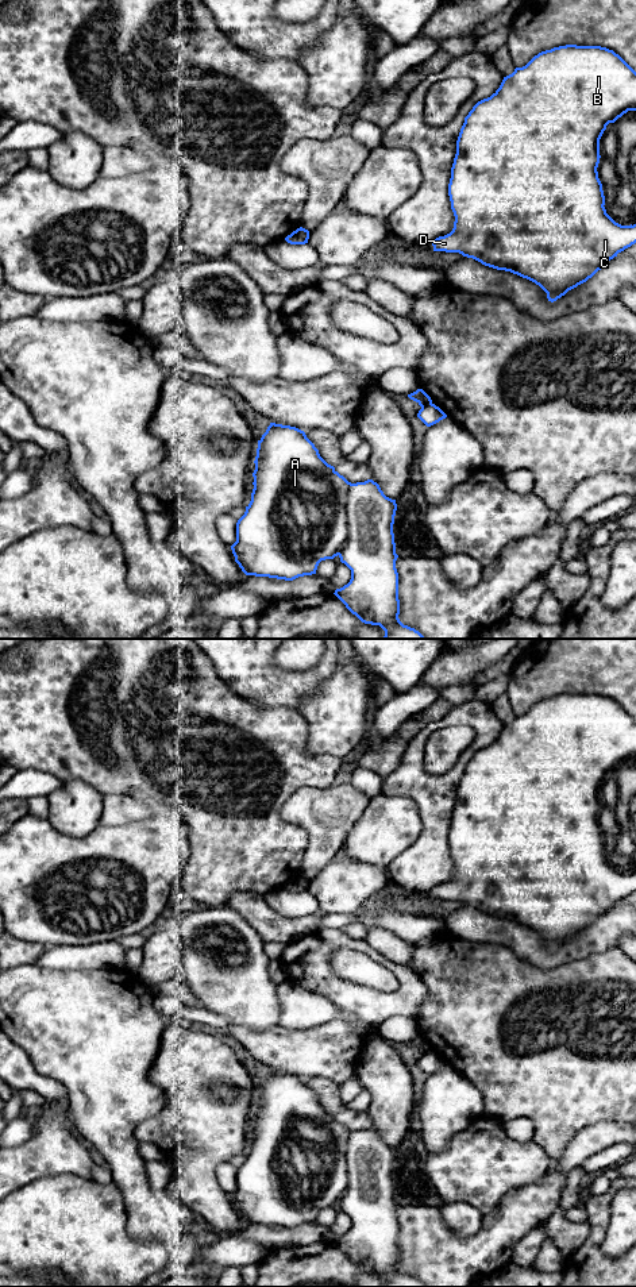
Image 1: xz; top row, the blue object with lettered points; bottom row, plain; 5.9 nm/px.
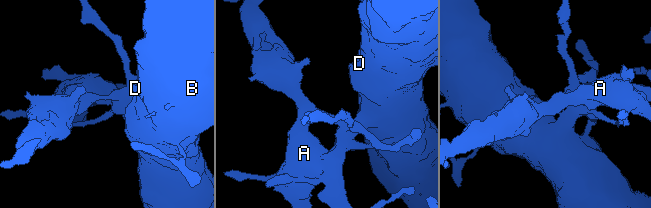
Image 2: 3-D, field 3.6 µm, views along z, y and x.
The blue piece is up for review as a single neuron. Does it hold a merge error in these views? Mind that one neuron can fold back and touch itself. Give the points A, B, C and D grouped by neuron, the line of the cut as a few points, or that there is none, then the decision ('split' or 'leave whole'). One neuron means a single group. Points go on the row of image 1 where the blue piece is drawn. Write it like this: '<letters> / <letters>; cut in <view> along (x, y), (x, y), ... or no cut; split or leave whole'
A / B C D; cut in xz along (353, 484), (347, 492), (347, 540), (338, 554); split

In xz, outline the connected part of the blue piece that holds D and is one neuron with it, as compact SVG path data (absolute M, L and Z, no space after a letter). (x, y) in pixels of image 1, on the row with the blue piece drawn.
M566 45L546 50L535 55L525 66L504 77L500 88L487 99L478 101L460 128L456 140L456 154L451 167L448 196L455 216L450 234L432 240L433 251L459 253L473 258L485 266L510 271L539 285L548 301L554 303L568 290L586 282L601 270L618 253L636 243L636 224L621 226L616 223L605 209L605 196L598 178L600 139L609 123L614 123L628 111L636 111L636 72L613 50L601 46Z

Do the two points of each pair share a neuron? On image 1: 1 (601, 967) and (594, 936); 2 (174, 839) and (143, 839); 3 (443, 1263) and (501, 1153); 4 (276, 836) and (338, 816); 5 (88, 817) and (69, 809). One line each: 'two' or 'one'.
1: two
2: one
3: two
4: two
5: one

